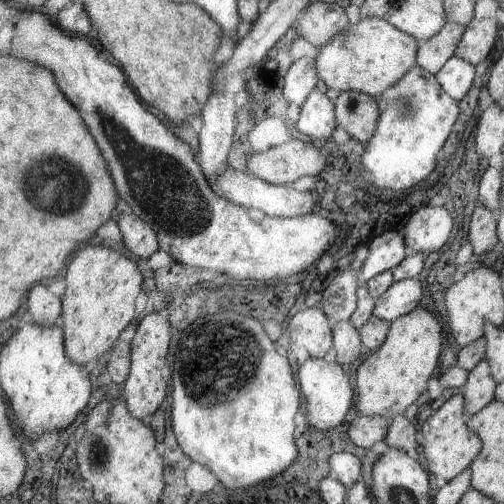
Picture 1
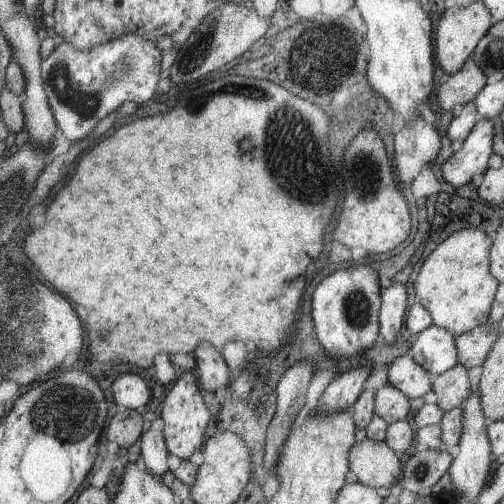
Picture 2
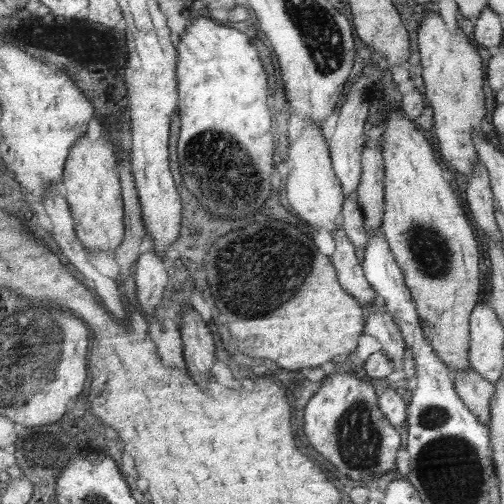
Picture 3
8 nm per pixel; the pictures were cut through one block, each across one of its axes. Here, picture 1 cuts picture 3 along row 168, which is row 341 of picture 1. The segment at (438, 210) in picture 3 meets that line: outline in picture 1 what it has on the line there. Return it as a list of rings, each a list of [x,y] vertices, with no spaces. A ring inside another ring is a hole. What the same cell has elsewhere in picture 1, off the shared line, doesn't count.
[[[419,306],[411,314],[393,322],[387,342],[377,352],[371,352],[357,370],[357,410],[361,414],[349,424],[347,430],[347,436],[357,446],[369,450],[377,442],[387,440],[391,420],[405,416],[405,410],[427,390],[427,382],[439,366],[441,348],[443,326],[431,310]]]

